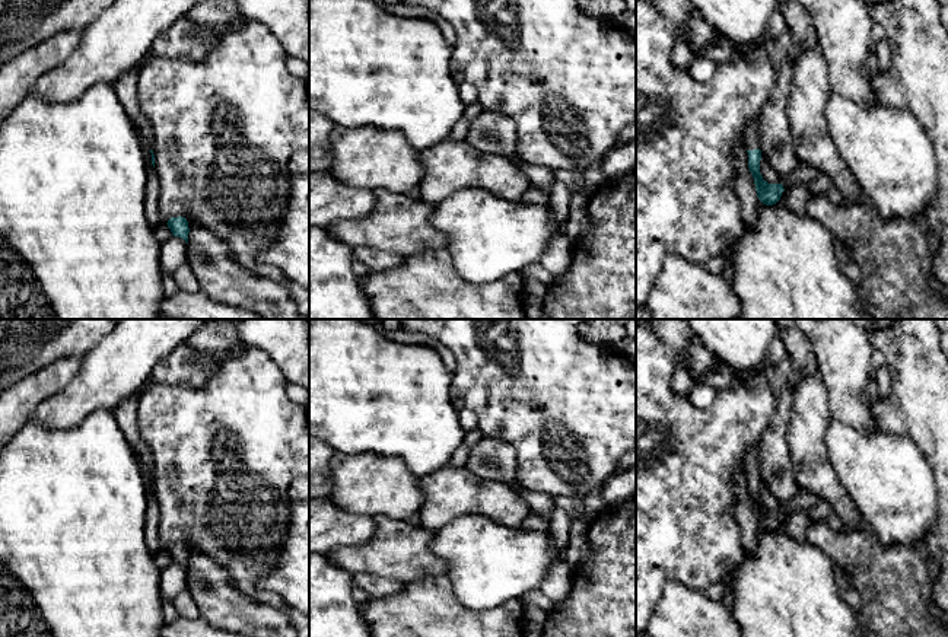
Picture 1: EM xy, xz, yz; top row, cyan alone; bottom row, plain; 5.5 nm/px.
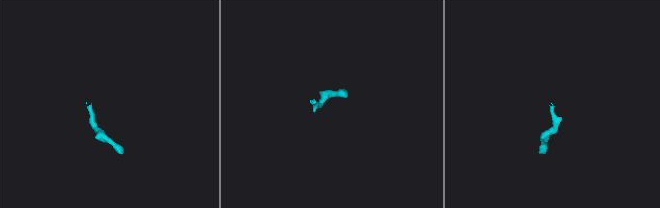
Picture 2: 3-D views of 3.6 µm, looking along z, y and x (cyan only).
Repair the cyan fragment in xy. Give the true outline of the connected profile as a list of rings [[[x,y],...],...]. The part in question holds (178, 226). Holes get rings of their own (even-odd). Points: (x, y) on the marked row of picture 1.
[[[171,217],[166,224],[174,236],[182,238],[188,243],[190,229],[185,217]]]

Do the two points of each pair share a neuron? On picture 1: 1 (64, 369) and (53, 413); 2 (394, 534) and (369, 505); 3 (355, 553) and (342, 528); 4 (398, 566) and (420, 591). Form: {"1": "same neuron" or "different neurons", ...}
{"1": "different neurons", "2": "different neurons", "3": "different neurons", "4": "different neurons"}

